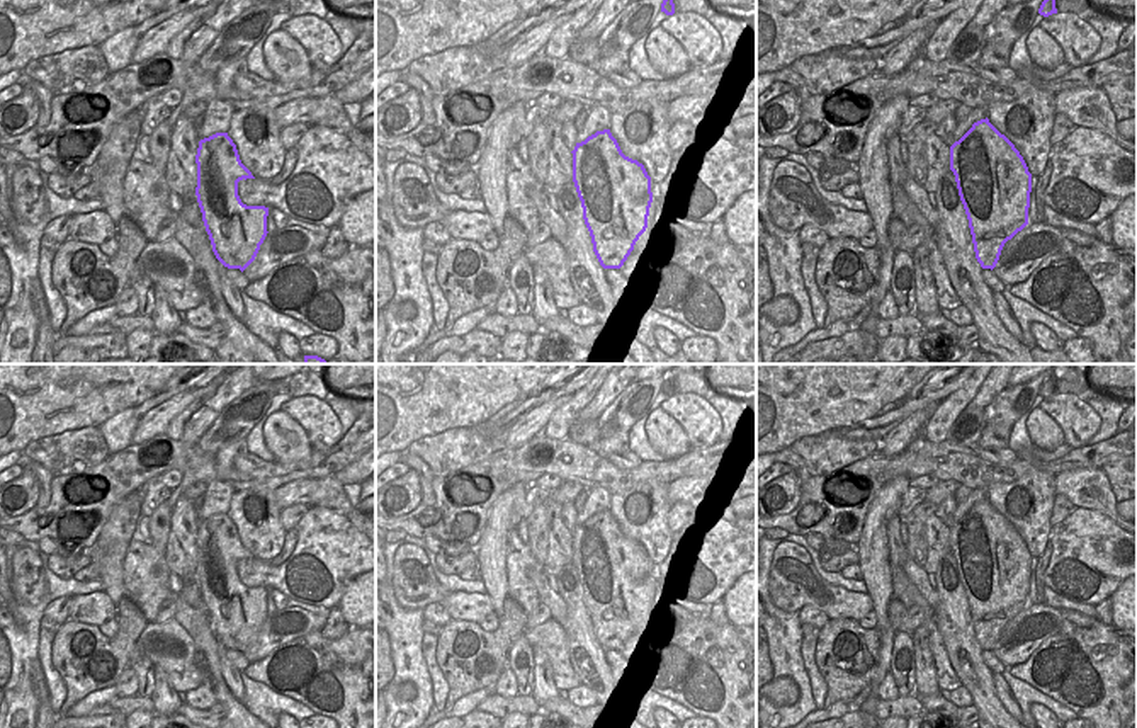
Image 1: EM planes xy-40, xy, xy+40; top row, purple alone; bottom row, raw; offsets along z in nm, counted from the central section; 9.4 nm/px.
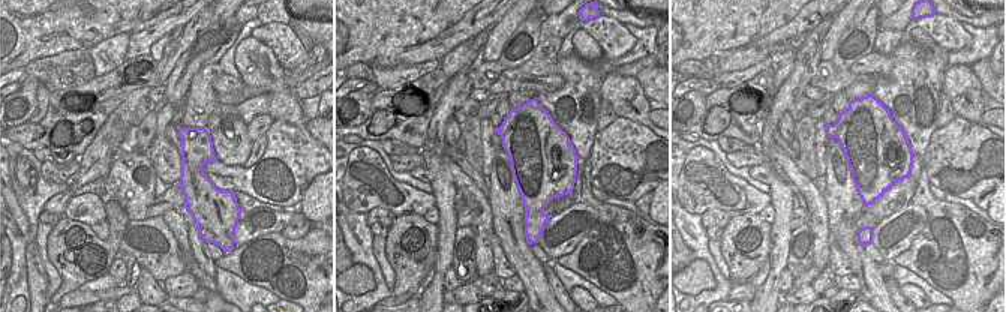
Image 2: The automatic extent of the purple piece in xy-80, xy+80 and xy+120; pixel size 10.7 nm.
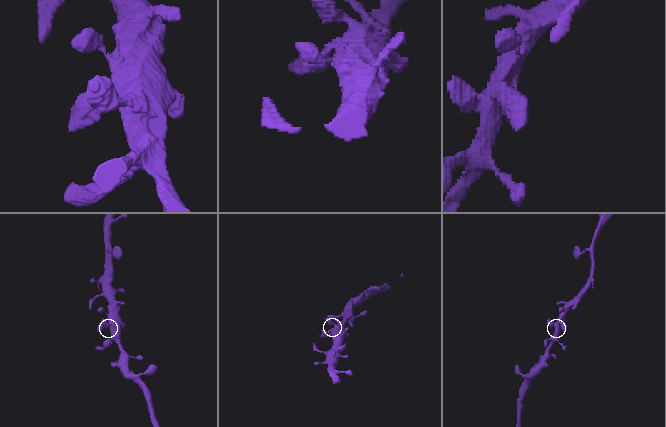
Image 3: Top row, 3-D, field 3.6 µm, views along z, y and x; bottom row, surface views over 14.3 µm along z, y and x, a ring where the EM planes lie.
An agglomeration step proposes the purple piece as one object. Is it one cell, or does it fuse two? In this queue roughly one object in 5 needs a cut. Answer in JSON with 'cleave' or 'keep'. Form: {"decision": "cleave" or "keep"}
{"decision": "keep"}

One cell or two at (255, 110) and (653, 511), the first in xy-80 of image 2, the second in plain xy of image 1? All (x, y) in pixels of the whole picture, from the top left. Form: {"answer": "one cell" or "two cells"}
{"answer": "two cells"}

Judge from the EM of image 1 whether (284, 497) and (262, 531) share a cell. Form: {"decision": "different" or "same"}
{"decision": "different"}

